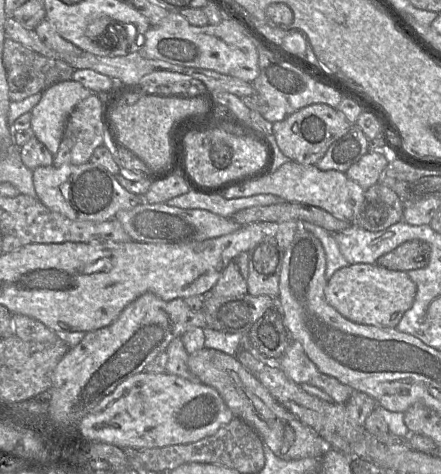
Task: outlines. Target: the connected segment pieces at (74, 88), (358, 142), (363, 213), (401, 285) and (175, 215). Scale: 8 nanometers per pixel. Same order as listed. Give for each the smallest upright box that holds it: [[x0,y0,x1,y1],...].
[[30,80,97,156],[315,124,368,173],[352,182,404,232],[325,264,417,328],[115,203,241,243]]

